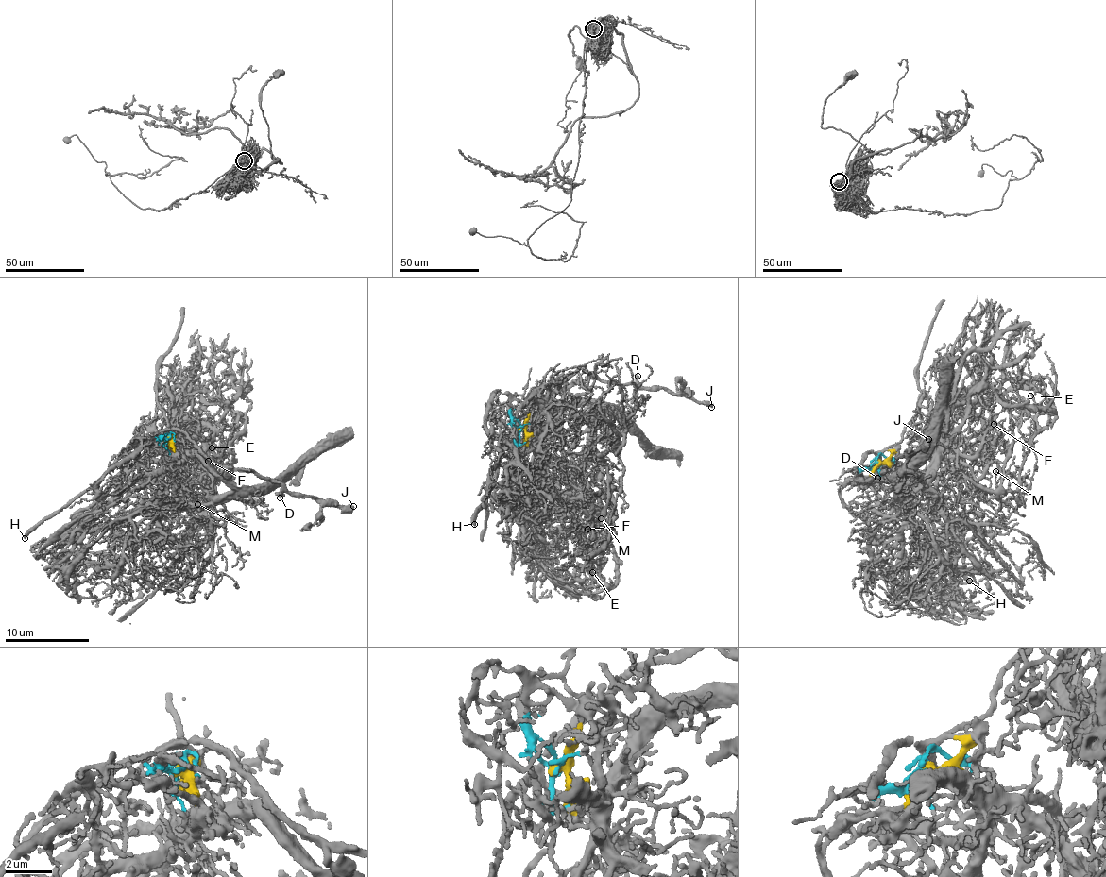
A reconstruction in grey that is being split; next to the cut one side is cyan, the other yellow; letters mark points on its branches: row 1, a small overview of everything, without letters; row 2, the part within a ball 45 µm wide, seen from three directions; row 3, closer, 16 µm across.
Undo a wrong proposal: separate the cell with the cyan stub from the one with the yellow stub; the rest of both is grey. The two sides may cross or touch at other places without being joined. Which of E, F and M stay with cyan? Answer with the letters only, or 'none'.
E, F, M

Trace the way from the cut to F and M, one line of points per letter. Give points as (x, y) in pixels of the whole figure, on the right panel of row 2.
F: (876, 460), (881, 456), (891, 458), (914, 478), (929, 482), (953, 467), (975, 471), (995, 454), (995, 424)
M: (876, 460), (891, 458), (931, 482), (950, 485), (969, 474), (974, 489), (1008, 491), (998, 489), (995, 470)

